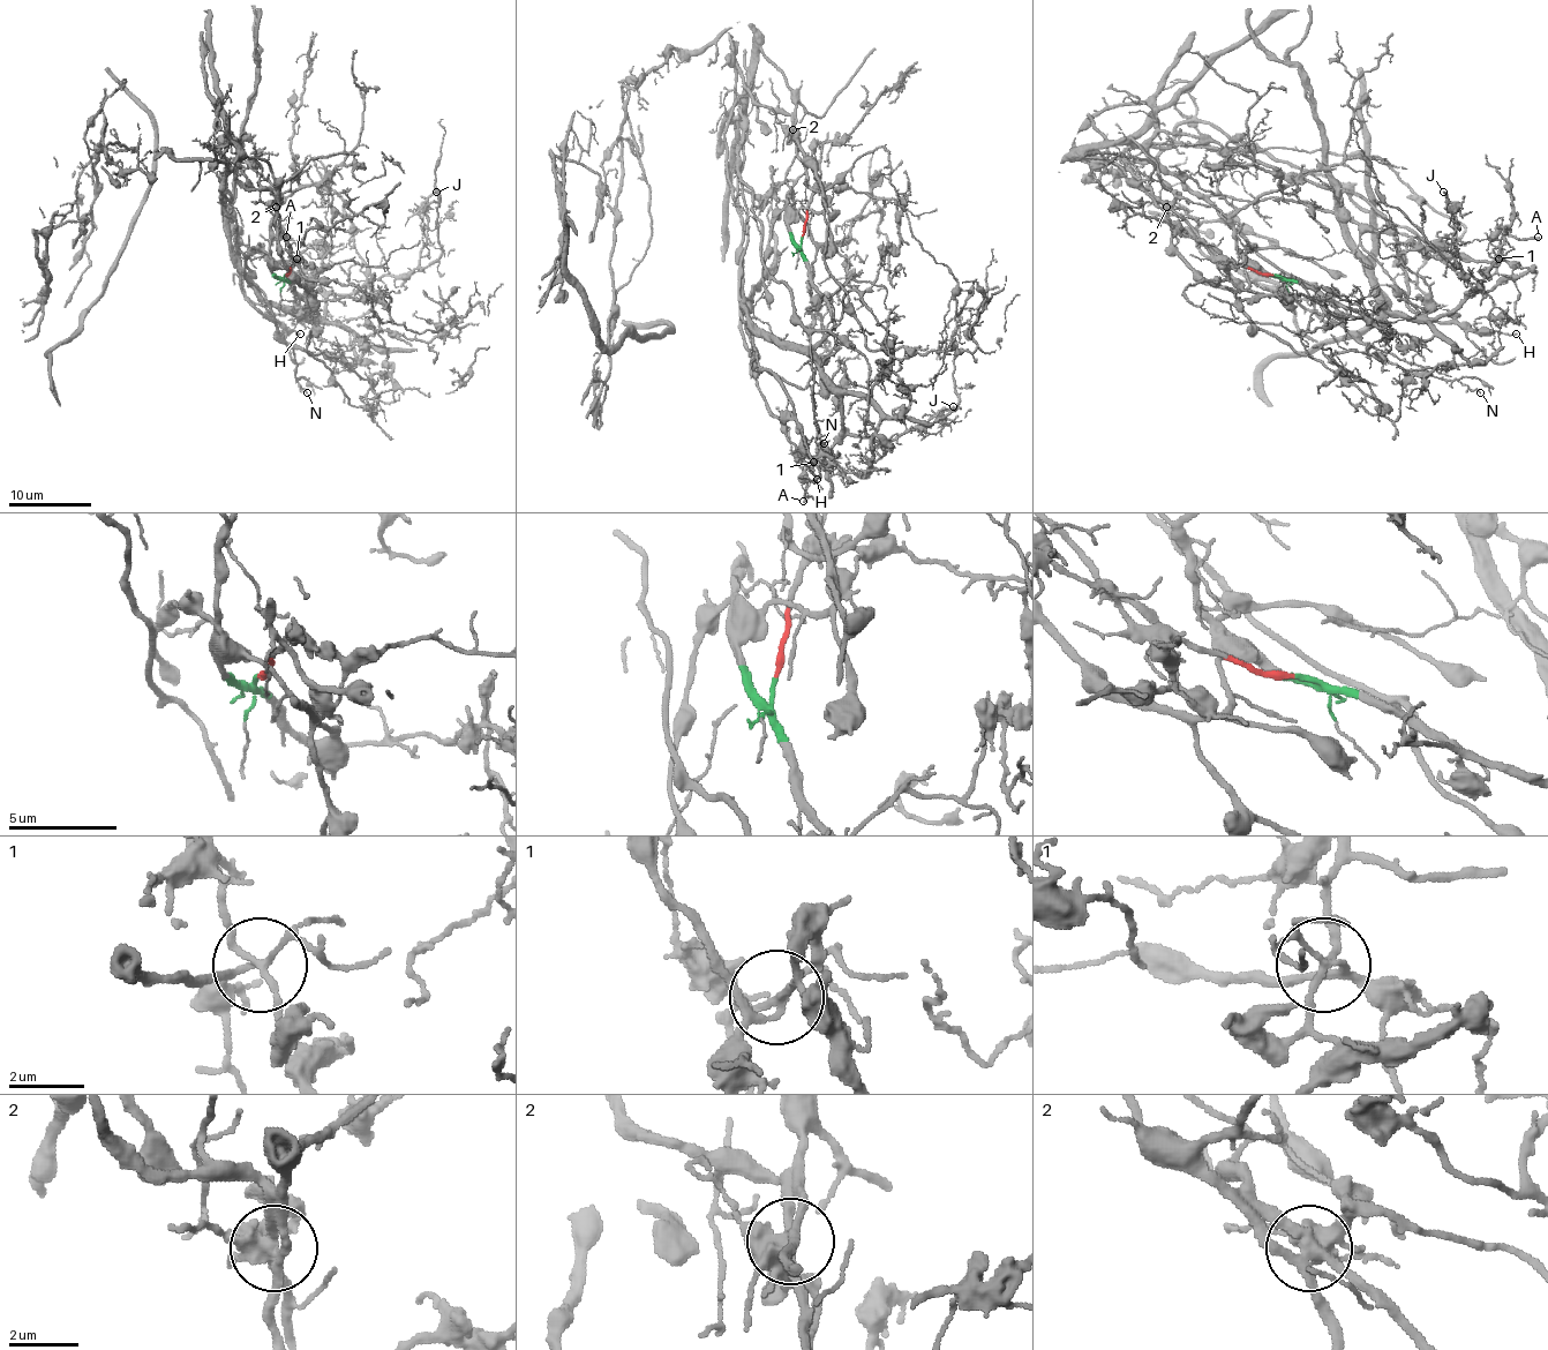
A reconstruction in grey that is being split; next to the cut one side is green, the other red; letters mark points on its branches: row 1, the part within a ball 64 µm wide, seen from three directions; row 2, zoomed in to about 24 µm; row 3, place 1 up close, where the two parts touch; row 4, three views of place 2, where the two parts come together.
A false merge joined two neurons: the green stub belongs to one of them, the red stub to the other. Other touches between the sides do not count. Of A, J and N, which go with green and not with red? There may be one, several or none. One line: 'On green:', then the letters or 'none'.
On green: A, J

